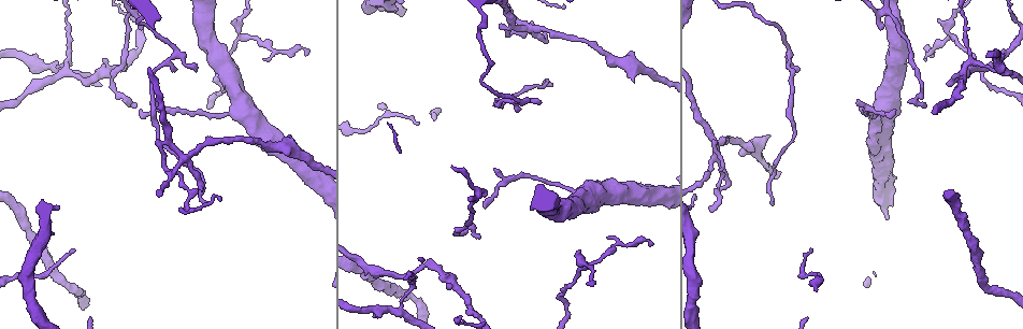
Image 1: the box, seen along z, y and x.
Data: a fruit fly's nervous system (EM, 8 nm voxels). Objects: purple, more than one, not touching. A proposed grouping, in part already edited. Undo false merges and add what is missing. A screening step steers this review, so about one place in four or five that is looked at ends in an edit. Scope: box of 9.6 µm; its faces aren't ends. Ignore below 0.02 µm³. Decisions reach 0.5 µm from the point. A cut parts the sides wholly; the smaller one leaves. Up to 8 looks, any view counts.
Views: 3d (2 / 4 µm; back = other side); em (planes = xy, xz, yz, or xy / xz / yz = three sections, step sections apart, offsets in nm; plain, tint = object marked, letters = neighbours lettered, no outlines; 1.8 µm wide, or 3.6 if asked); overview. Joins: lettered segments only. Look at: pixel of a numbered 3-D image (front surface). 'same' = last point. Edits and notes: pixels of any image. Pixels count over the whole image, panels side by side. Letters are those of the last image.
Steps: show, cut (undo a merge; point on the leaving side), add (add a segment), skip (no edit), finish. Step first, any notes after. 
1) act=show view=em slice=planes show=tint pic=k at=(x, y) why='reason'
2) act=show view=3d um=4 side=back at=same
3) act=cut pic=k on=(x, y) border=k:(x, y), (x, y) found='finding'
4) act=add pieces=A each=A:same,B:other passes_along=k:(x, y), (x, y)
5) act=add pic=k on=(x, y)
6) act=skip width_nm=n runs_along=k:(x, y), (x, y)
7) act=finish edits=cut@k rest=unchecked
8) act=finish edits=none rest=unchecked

act=show view=em slice=xz step=4 show=letters pic=1 at=(532, 28) why='abrupt turn'

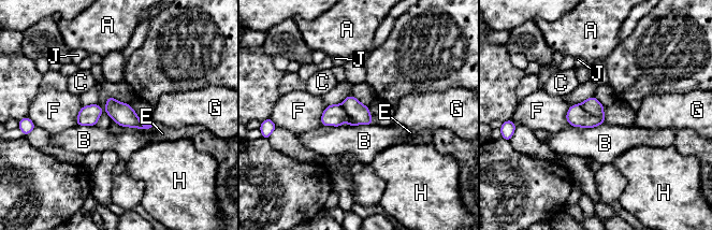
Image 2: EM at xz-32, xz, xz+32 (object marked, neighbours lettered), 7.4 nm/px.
act=cut pic=2 on=(593, 105) each=A:other,B:other,C:other,E:other,F:other,G:other,H:other,J:other border=2:(580, 104), (604, 121) found='a second neuron is stuck on'

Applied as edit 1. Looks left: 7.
act=show view=em slice=planes show=plain pic=1 at=(925, 105) why='branch stops here'

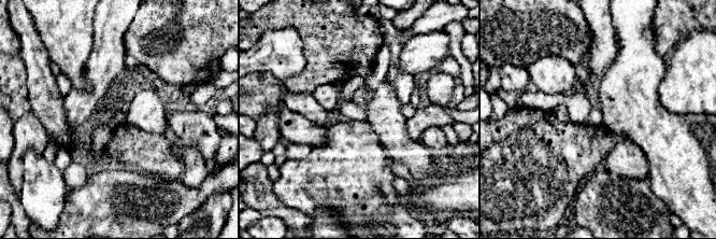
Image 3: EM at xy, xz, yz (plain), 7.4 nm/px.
act=show view=em slice=planes show=tint at=same why='where the object lies'

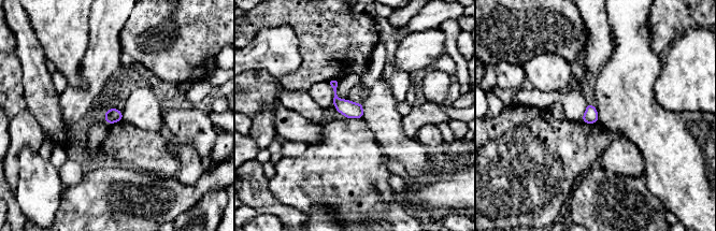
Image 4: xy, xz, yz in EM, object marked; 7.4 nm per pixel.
act=show view=em slice=planes show=letters at=same why='what lies round it'

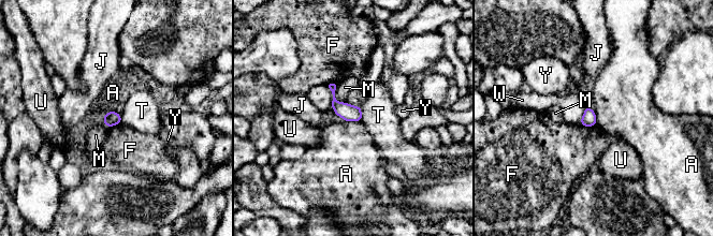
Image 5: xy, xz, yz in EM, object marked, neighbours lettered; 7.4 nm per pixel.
act=skip longest_contact=M:160nm each=A:other,F:other,J:other,M:other,T:other,U:other,W:other,Y:other runs_along=5:(332, 85), (334, 101), (358, 118) found='none of them fits'

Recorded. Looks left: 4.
act=show view=3d um=4 pic=1 at=(58, 69) why='three-way junction'

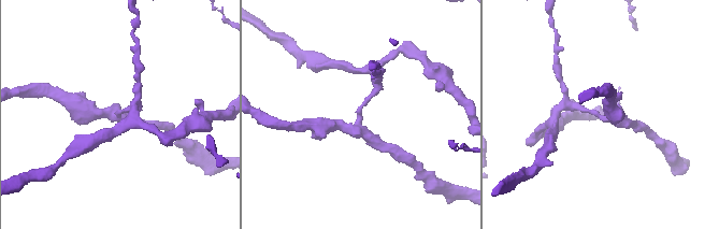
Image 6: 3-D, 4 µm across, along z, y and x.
act=show view=em slice=planes show=letters pic=6 at=(356, 123)

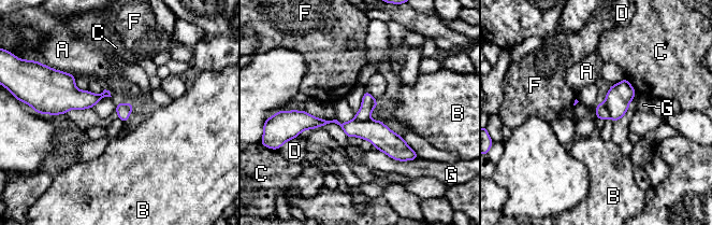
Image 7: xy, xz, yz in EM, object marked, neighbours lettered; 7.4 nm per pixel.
act=cut pic=7 on=(382, 138) longest_contact=G:340nm each=A:other,B:other,C:other,D:other,F:other,G:other found='two neurons meet here'

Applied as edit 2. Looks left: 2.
act=finish edits=cut@2,cut@7 rest=unchecked

